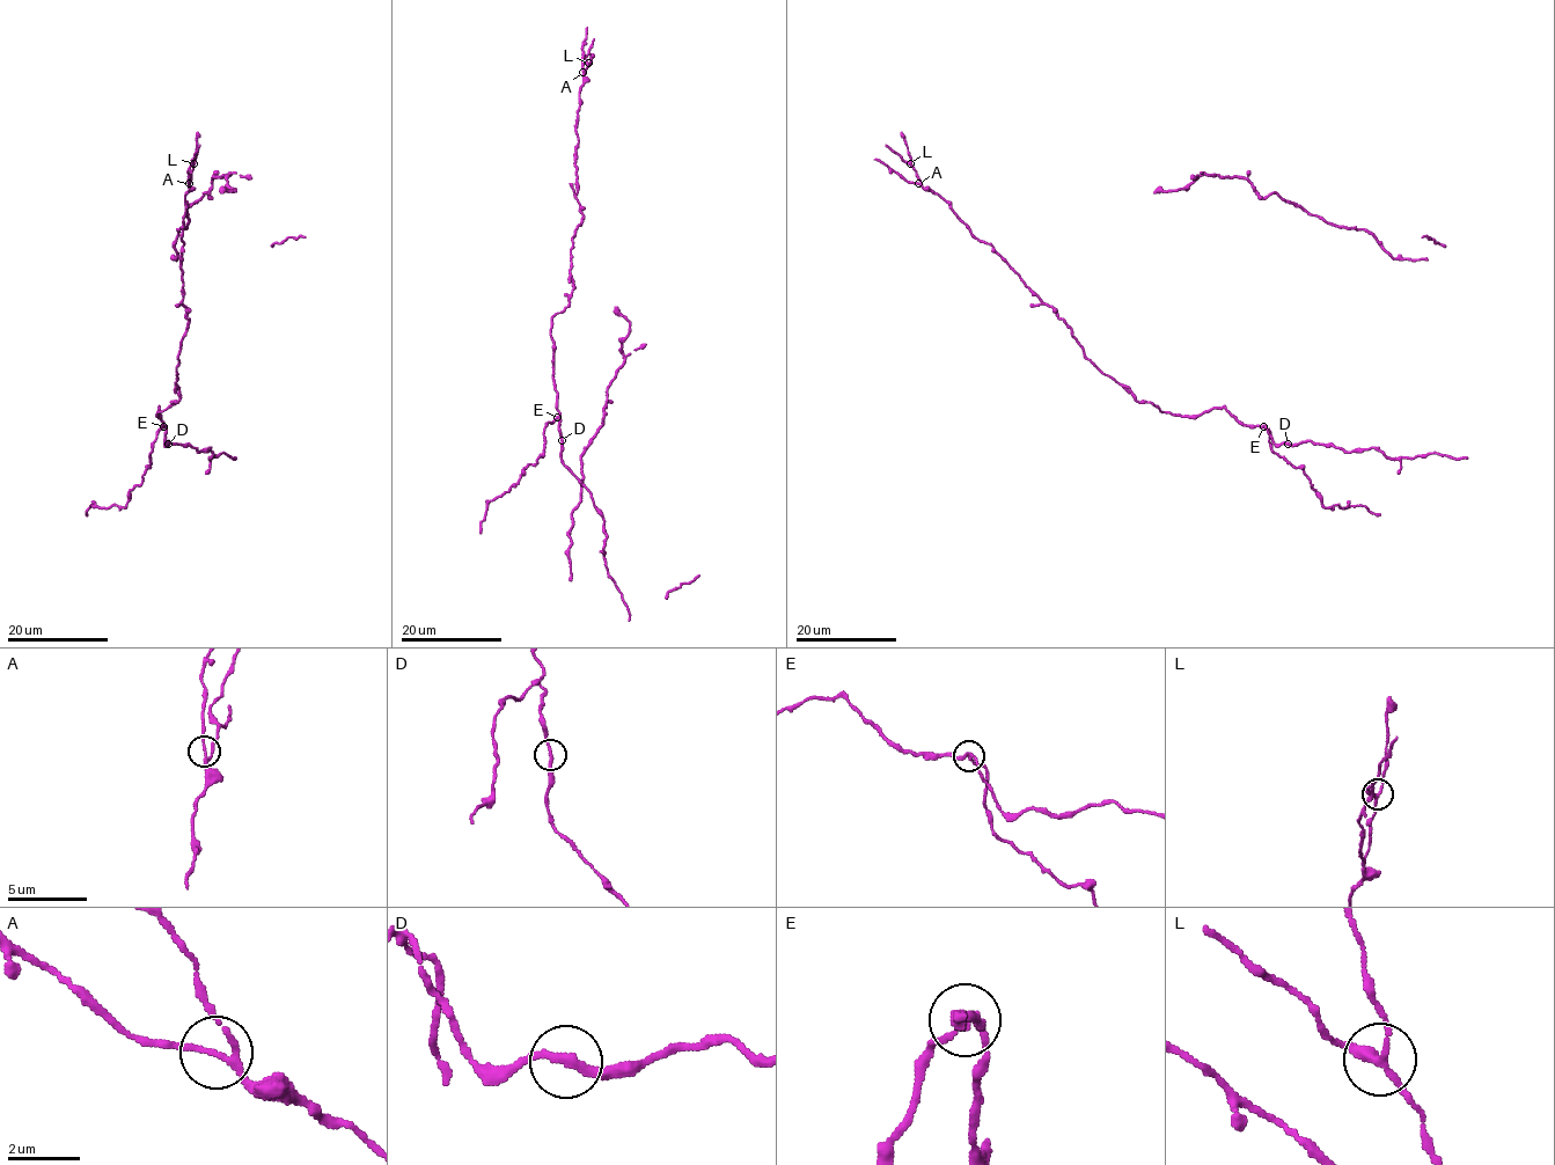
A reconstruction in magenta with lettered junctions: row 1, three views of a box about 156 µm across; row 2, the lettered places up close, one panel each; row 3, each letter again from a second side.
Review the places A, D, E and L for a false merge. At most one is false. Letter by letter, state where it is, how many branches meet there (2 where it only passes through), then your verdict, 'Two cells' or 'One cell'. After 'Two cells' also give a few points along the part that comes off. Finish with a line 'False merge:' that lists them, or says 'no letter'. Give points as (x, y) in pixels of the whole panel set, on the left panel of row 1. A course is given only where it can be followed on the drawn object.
A: Place: (189, 183). Branches: 3. One cell
D: Place: (168, 444). Branches: 2. One cell
E: Place: (163, 426). Branches: 3. Two cells. Course of the part to remove: (163, 426), (158, 431), (149, 453), (149, 467), (142, 482), (130, 492), (125, 507), (90, 506), (86, 514)
L: Place: (193, 163). Branches: 3. One cell
False merge: E

